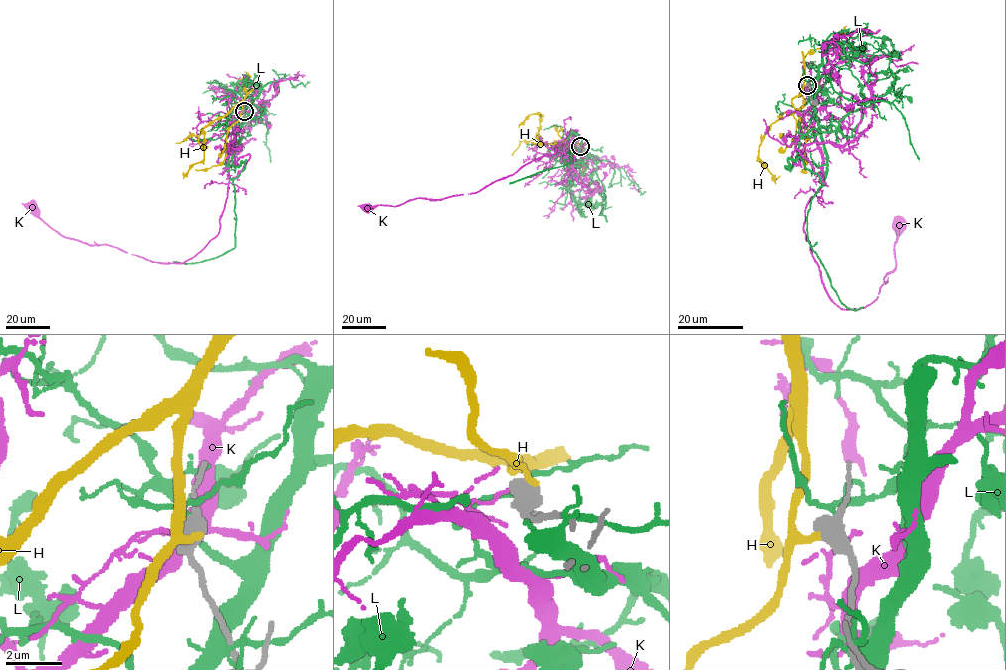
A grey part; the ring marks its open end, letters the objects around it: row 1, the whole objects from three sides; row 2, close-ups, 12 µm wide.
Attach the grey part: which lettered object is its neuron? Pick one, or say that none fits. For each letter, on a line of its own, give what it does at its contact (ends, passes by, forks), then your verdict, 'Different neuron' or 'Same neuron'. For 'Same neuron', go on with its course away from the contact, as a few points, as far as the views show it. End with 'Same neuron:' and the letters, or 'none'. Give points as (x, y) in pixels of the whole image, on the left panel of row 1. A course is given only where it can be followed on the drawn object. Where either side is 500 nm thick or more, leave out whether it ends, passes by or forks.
H: Same neuron. Its course: (243, 111), (242, 103), (238, 102), (201, 130), (204, 134), (203, 159), (194, 163), (183, 175), (183, 172)
K: Different neuron
L: Different neuron
Same neuron: H

